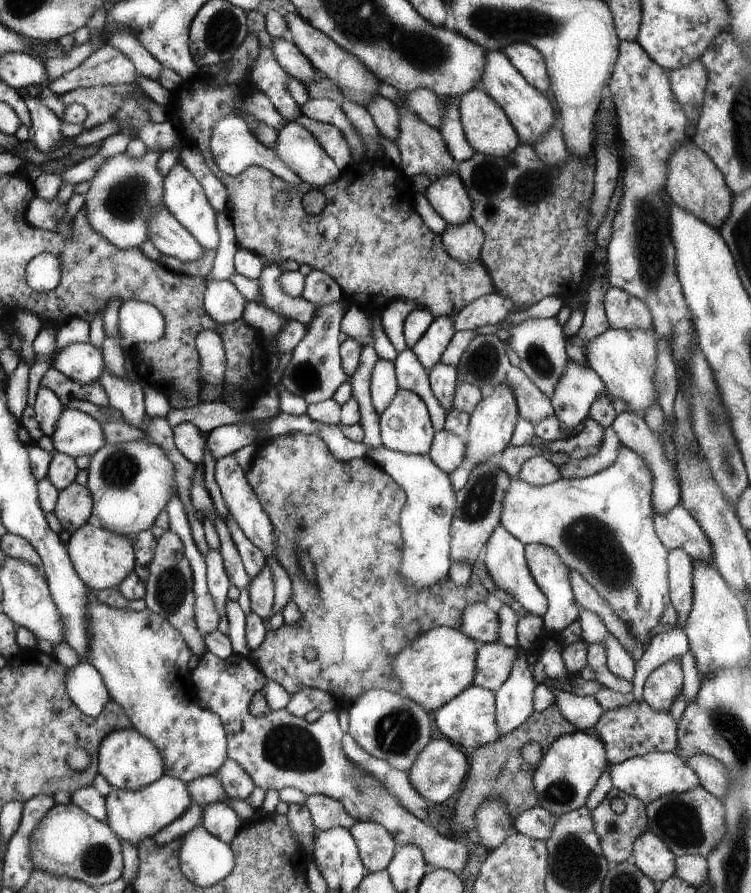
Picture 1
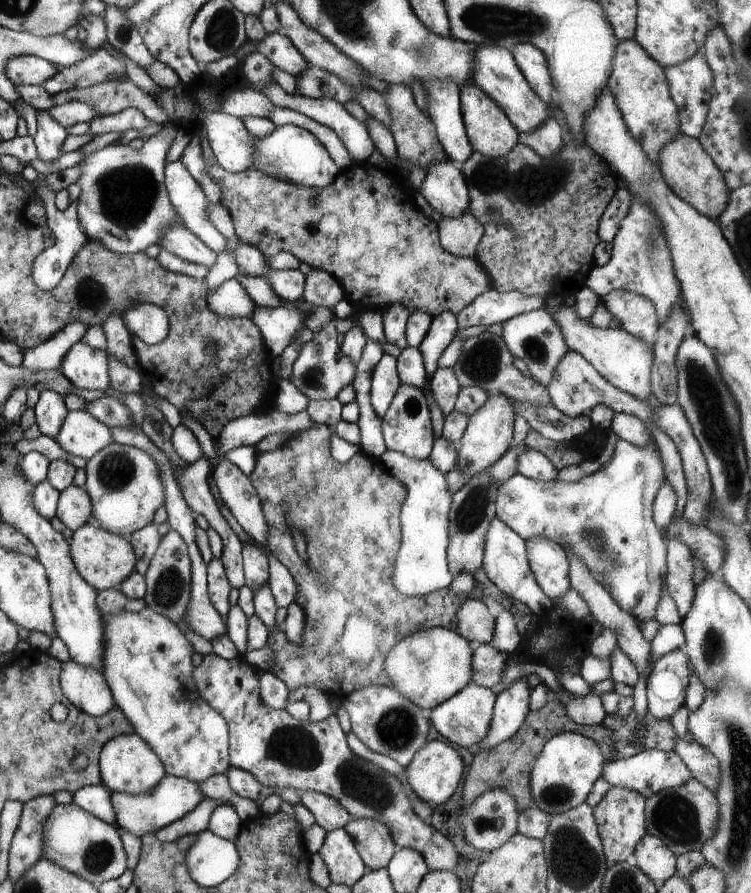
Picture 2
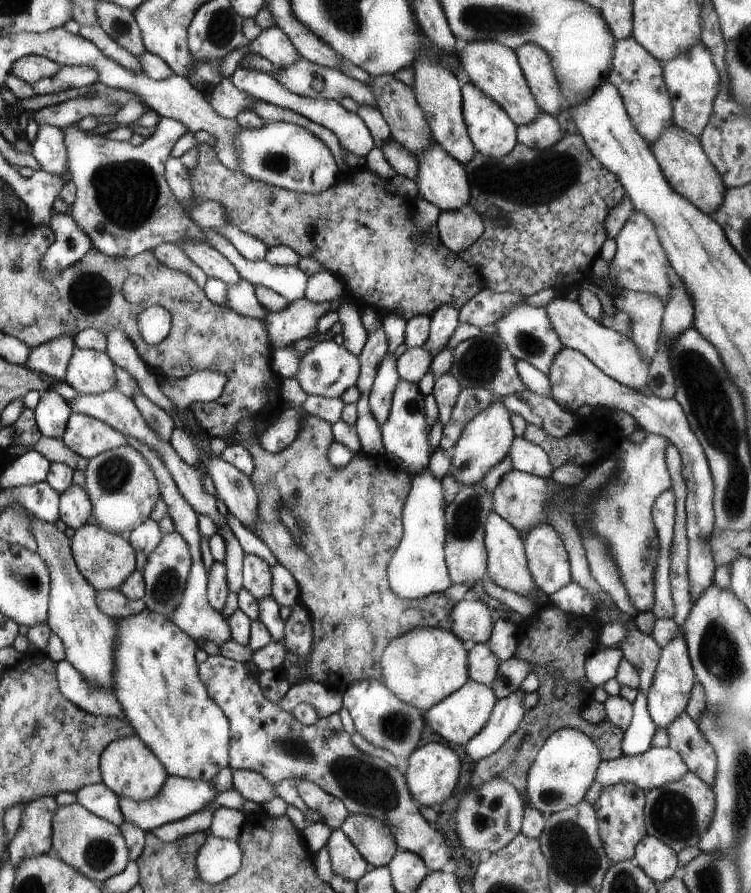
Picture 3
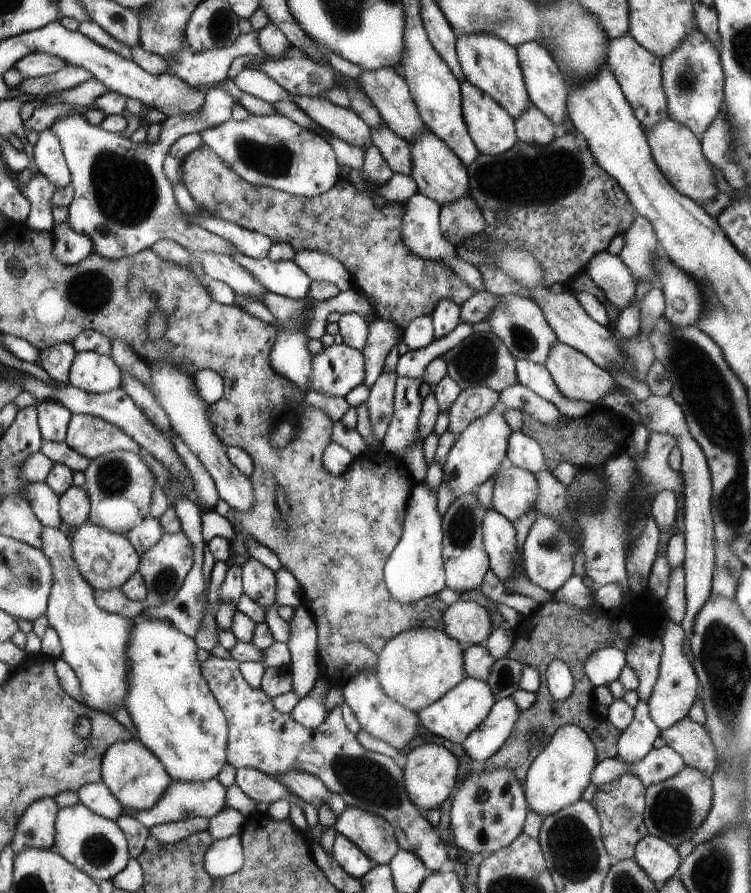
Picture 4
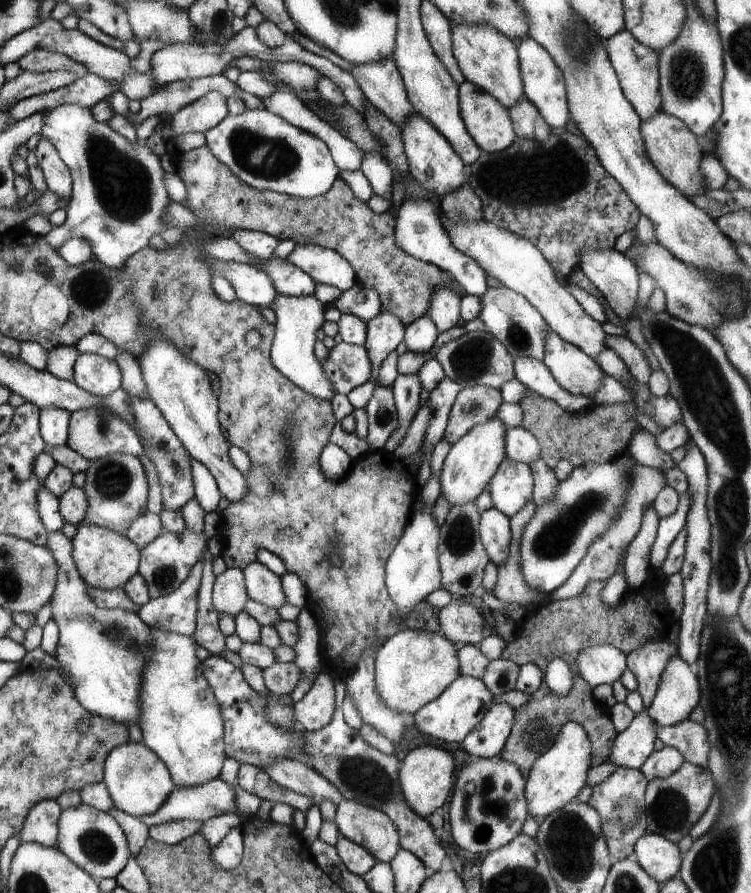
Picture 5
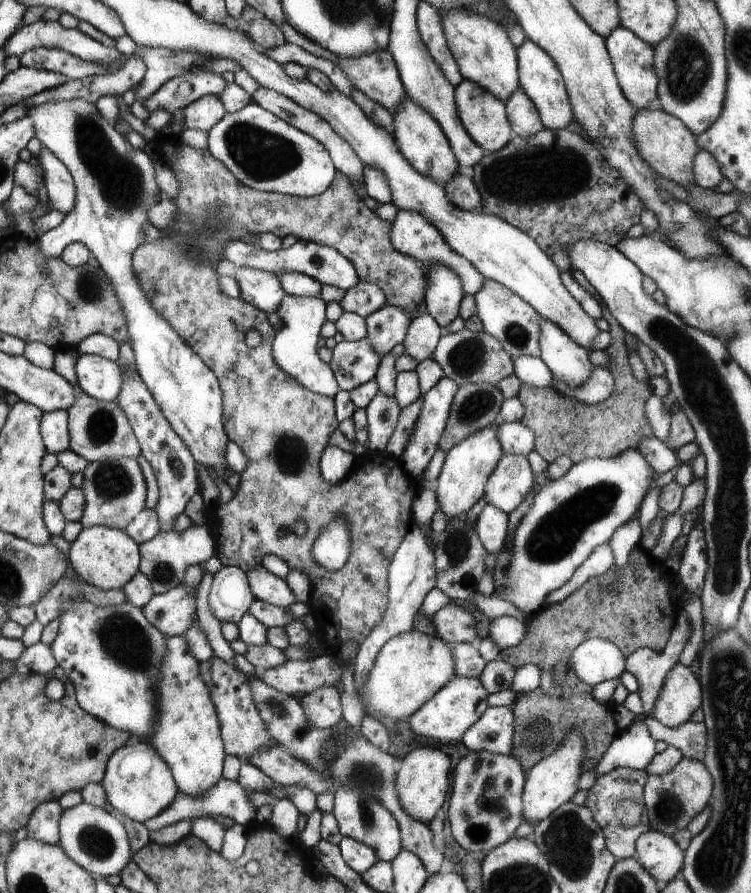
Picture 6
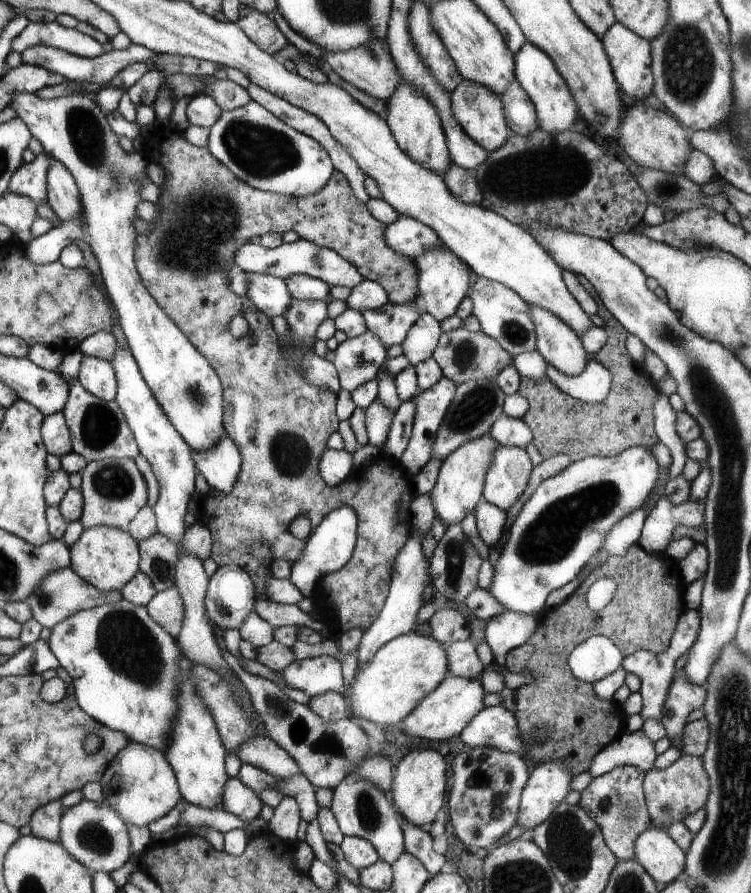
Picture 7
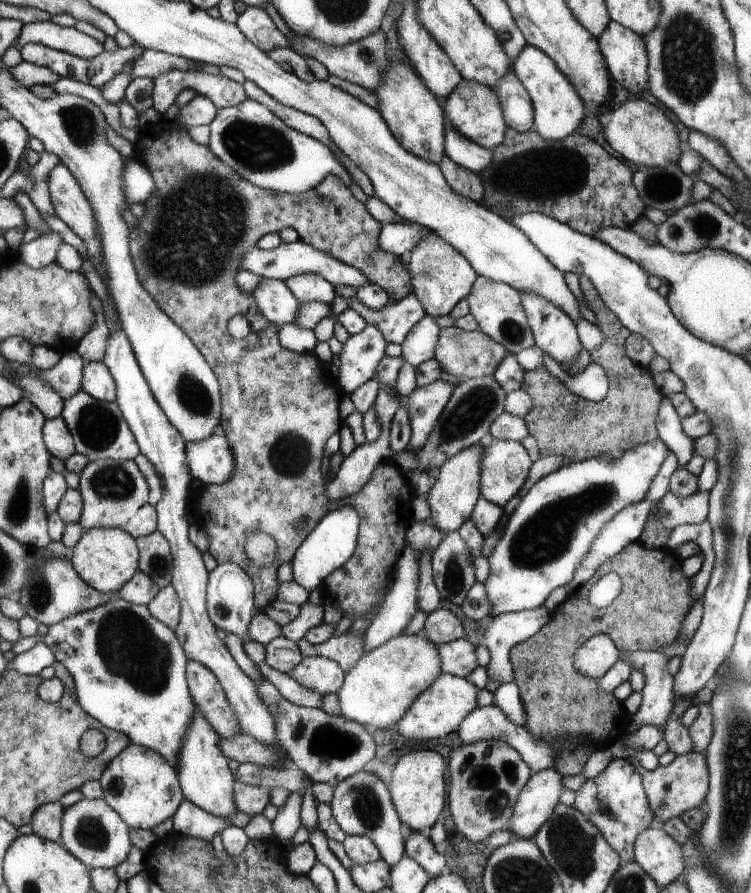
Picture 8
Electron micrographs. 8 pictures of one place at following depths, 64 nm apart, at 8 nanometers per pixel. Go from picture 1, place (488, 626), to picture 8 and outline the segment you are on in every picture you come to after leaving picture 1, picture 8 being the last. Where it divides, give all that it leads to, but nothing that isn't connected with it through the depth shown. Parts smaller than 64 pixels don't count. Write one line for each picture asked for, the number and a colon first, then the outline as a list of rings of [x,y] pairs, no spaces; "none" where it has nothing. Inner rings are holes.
2: [[[463,600],[457,608],[455,632],[467,642],[477,640],[479,644],[489,644],[495,630],[495,618],[489,616],[483,600]]]
3: [[[459,600],[449,618],[451,618],[451,632],[459,636],[463,642],[475,642],[475,644],[485,644],[491,638],[493,632],[493,622],[491,622],[491,610],[483,606],[483,602],[467,602]]]
4: [[[455,602],[443,612],[443,632],[463,646],[481,646],[491,632],[489,616],[477,602]]]
5: [[[457,598],[441,608],[439,626],[439,634],[443,634],[457,646],[473,646],[487,638],[487,632],[483,630],[483,618],[477,608],[473,608],[471,604],[463,604]]]
6: [[[447,604],[445,608],[437,610],[433,616],[433,624],[437,638],[445,640],[449,646],[471,644],[477,636],[475,620],[471,618],[471,614],[453,604]]]
7: [[[453,608],[437,610],[429,618],[429,628],[431,628],[431,638],[441,642],[443,646],[449,646],[453,642],[467,642],[471,634],[465,624],[465,618]]]
8: [[[437,608],[433,610],[427,618],[425,618],[425,624],[423,624],[423,636],[427,640],[431,640],[435,646],[439,644],[447,644],[447,642],[453,642],[453,640],[463,640],[465,638],[465,632],[463,632],[463,626],[461,622],[457,620],[457,616],[453,616],[449,610],[443,610],[443,608]]]

